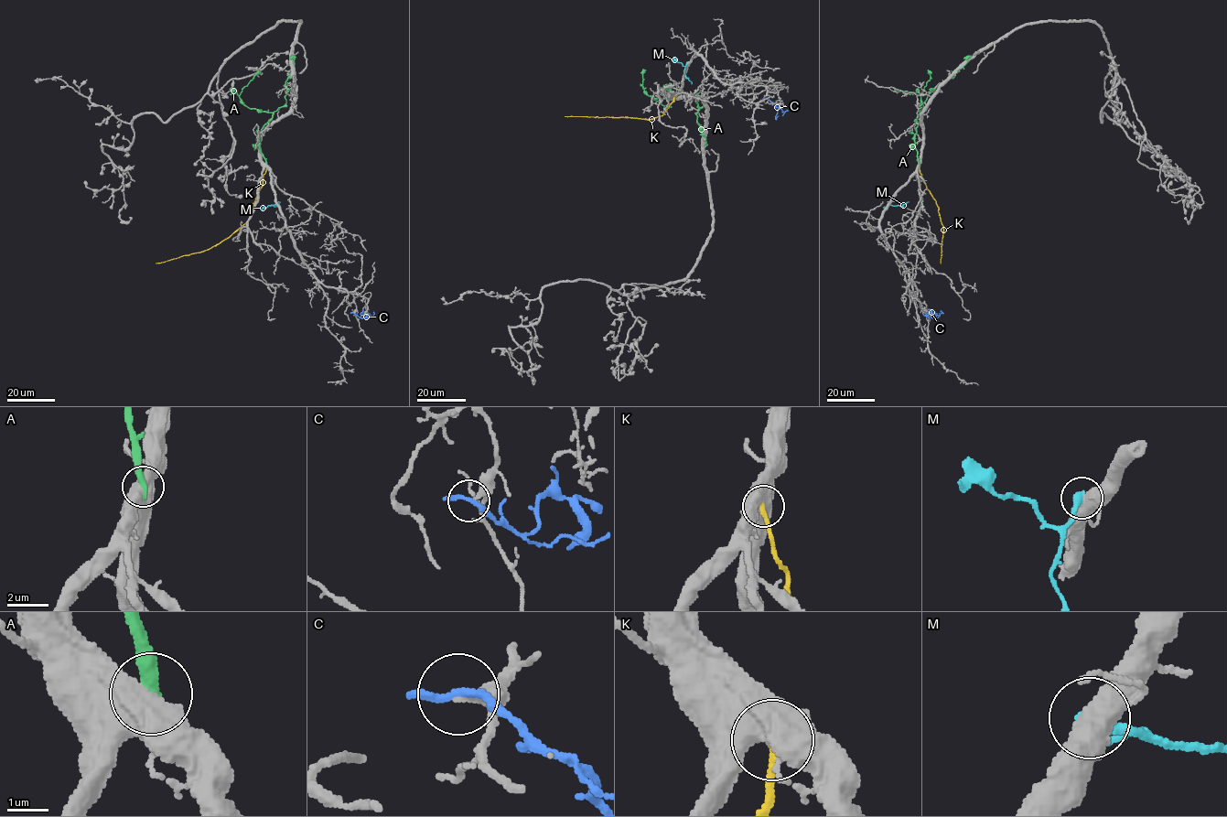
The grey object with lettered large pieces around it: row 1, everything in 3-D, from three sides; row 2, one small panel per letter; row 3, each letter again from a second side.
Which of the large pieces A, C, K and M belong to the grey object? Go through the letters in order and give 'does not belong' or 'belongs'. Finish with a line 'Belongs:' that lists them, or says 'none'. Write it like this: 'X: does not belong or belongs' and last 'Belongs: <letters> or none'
A: does not belong
C: does not belong
K: does not belong
M: does not belong
Belongs: none

